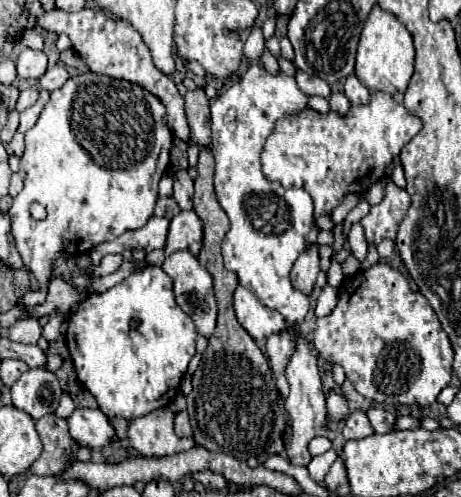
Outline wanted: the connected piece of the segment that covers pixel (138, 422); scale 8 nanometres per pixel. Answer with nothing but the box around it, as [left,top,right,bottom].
[128,408,196,456]

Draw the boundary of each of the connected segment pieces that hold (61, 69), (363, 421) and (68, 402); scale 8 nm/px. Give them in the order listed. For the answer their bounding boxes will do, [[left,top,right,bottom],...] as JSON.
[[40,64,68,92],[342,410,374,440],[54,394,74,418]]

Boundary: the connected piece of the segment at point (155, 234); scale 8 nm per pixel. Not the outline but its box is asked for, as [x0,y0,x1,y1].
[86,216,170,266]

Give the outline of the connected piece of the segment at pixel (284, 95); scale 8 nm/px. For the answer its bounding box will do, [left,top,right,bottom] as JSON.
[210,64,312,322]

